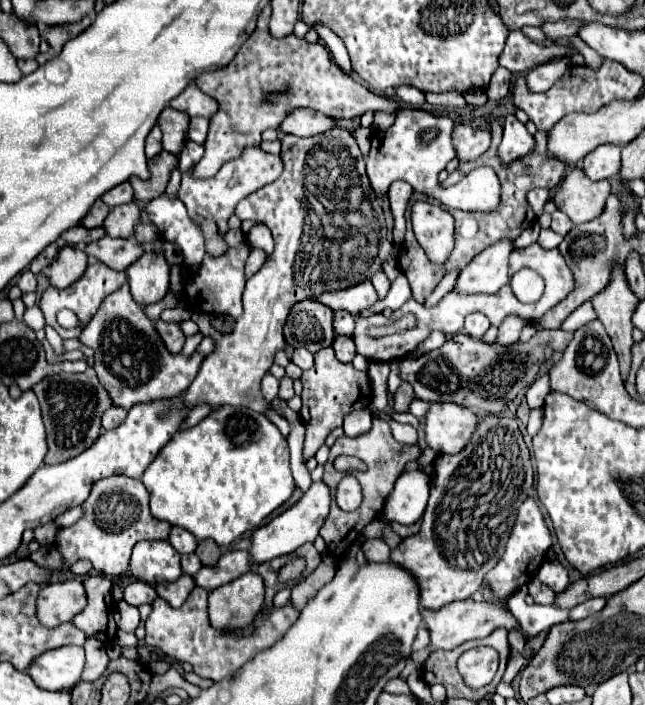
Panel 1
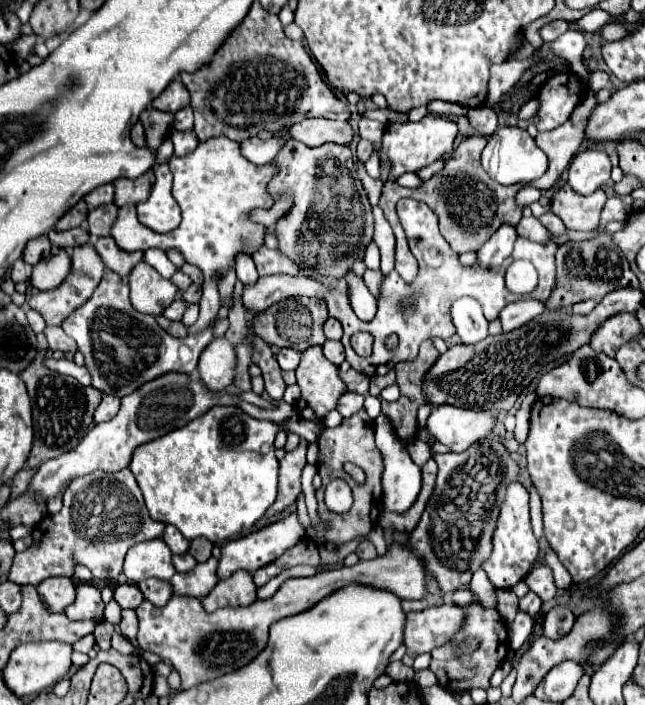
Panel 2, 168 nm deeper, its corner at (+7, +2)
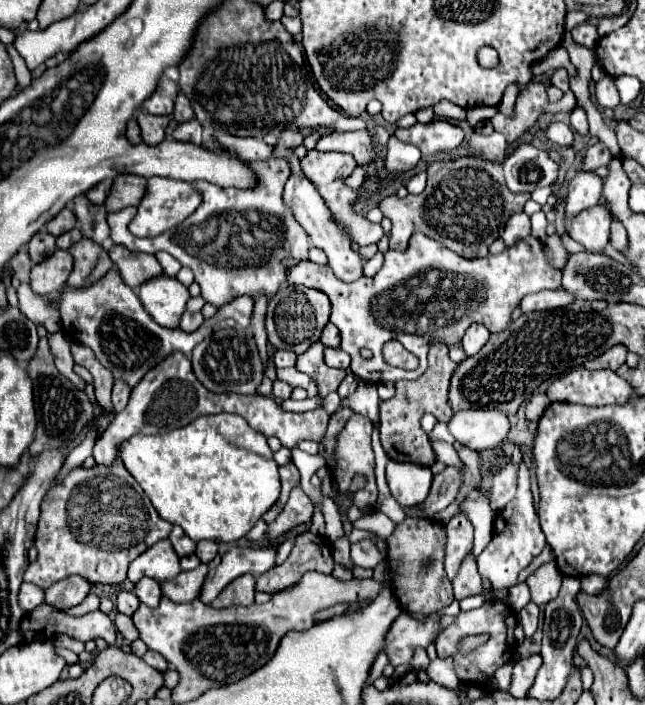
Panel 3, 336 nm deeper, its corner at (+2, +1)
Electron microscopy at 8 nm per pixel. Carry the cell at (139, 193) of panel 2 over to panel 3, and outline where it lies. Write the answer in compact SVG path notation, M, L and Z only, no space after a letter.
M118 175L114 179L112 191L106 199L106 209L112 211L120 211L124 207L130 205L138 205L140 199L146 193L146 179L144 177L136 177L136 175Z

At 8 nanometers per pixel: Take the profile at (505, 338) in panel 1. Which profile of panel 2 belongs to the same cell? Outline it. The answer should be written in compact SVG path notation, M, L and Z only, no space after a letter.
M525 298L519 302L513 302L511 306L505 306L505 310L501 312L501 322L503 322L503 332L511 332L517 326L527 324L531 318L543 314L545 310L545 302L539 302L535 298Z

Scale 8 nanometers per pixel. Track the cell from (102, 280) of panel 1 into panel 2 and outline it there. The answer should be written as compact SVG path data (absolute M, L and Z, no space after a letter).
M93 244L75 246L75 248L71 250L71 272L67 274L67 278L63 280L63 284L61 284L59 288L55 288L55 290L33 294L31 300L29 300L29 306L31 306L33 310L37 310L37 312L45 318L47 324L59 326L59 324L67 318L67 314L71 314L75 308L83 306L83 304L91 298L91 294L93 294L93 290L97 288L97 284L101 282L103 274L105 274L105 264L103 264L103 260L99 258L99 254L95 252Z

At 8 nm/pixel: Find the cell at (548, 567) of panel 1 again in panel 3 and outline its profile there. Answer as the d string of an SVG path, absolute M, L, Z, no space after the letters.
M554 561L542 565L526 579L526 585L530 587L530 593L532 593L532 601L536 605L546 605L552 599L556 599L560 583L562 583L562 573L558 571Z

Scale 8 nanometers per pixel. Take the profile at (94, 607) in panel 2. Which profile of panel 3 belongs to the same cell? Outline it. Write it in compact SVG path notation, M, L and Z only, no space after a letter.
M88 593L88 595L86 595L86 599L84 599L80 605L76 605L76 607L68 609L68 613L70 613L70 615L74 615L74 617L82 617L82 615L86 615L86 613L96 611L98 607L100 607L100 597L98 597L98 595L94 595L94 593Z

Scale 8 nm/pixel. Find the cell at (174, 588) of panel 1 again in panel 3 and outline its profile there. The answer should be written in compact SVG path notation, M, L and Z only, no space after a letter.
M140 579L136 583L136 589L134 589L136 597L148 605L148 607L158 607L160 605L160 599L162 599L162 589L160 589L160 583L156 583L154 579Z

